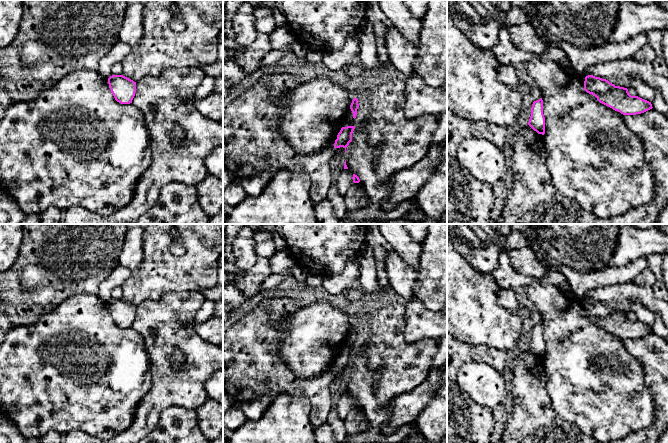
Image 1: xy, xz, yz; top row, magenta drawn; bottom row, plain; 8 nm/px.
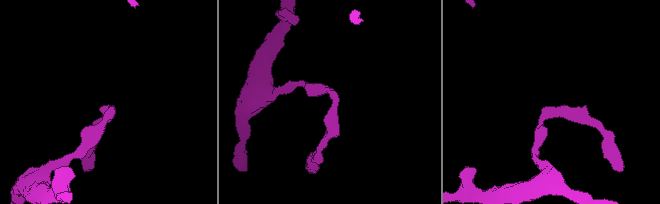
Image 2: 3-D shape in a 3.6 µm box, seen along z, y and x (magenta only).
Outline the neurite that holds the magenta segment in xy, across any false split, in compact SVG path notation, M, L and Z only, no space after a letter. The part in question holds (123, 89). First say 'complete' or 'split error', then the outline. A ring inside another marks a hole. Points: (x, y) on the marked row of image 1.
complete | M112 75L108 78L108 84L117 102L132 103L136 93L136 82L123 75Z

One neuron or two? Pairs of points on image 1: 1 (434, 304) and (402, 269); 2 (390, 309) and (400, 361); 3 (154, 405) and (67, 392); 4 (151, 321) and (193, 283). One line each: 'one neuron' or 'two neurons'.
1: two neurons
2: one neuron
3: two neurons
4: two neurons

